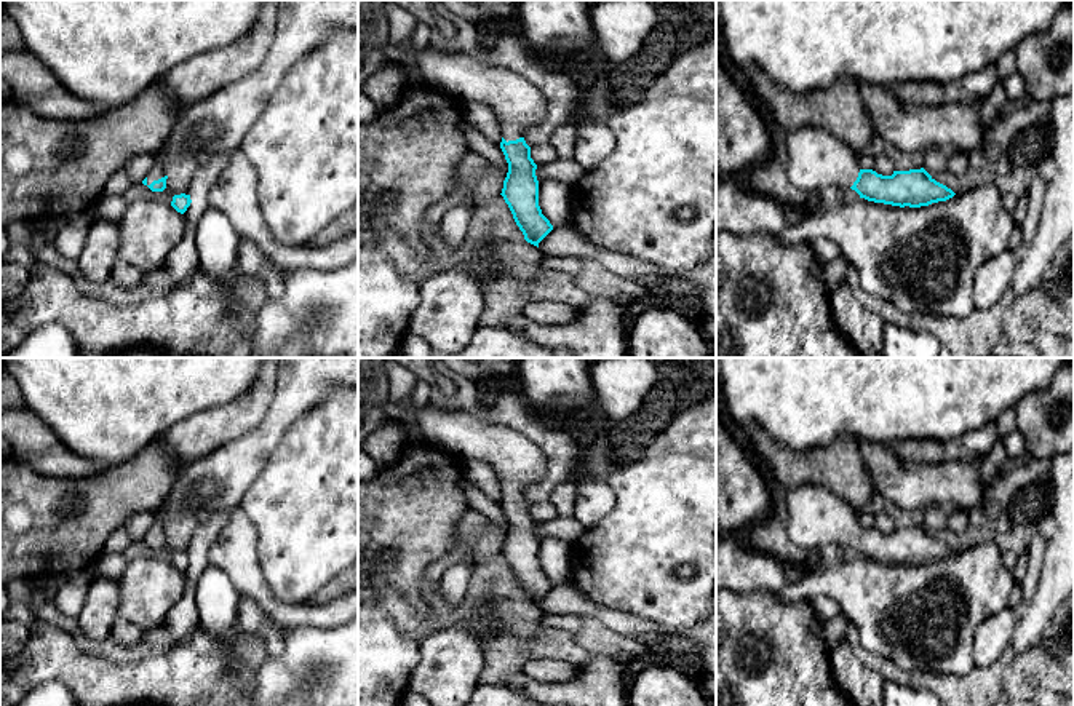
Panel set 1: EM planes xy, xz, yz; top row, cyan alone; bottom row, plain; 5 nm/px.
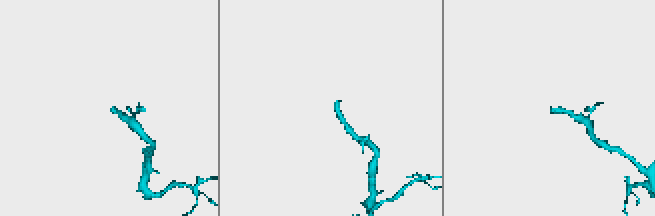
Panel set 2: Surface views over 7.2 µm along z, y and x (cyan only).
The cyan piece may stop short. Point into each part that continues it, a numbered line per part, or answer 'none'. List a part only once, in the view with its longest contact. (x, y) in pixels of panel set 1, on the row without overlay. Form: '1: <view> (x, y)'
1: xy (218, 481)

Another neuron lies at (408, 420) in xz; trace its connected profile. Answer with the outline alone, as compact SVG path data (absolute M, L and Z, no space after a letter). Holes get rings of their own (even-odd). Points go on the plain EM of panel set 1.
M419 380L416 385L416 390L412 391L412 396L411 396L412 411L408 412L406 415L403 415L403 418L400 420L400 423L408 430L408 438L417 439L425 444L428 444L428 442L425 441L425 438L417 425L416 411L430 401L430 395L432 395L432 387L427 382Z

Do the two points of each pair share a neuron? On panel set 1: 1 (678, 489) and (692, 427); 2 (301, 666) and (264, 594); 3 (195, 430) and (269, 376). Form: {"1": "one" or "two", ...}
{"1": "two", "2": "two", "3": "one"}

